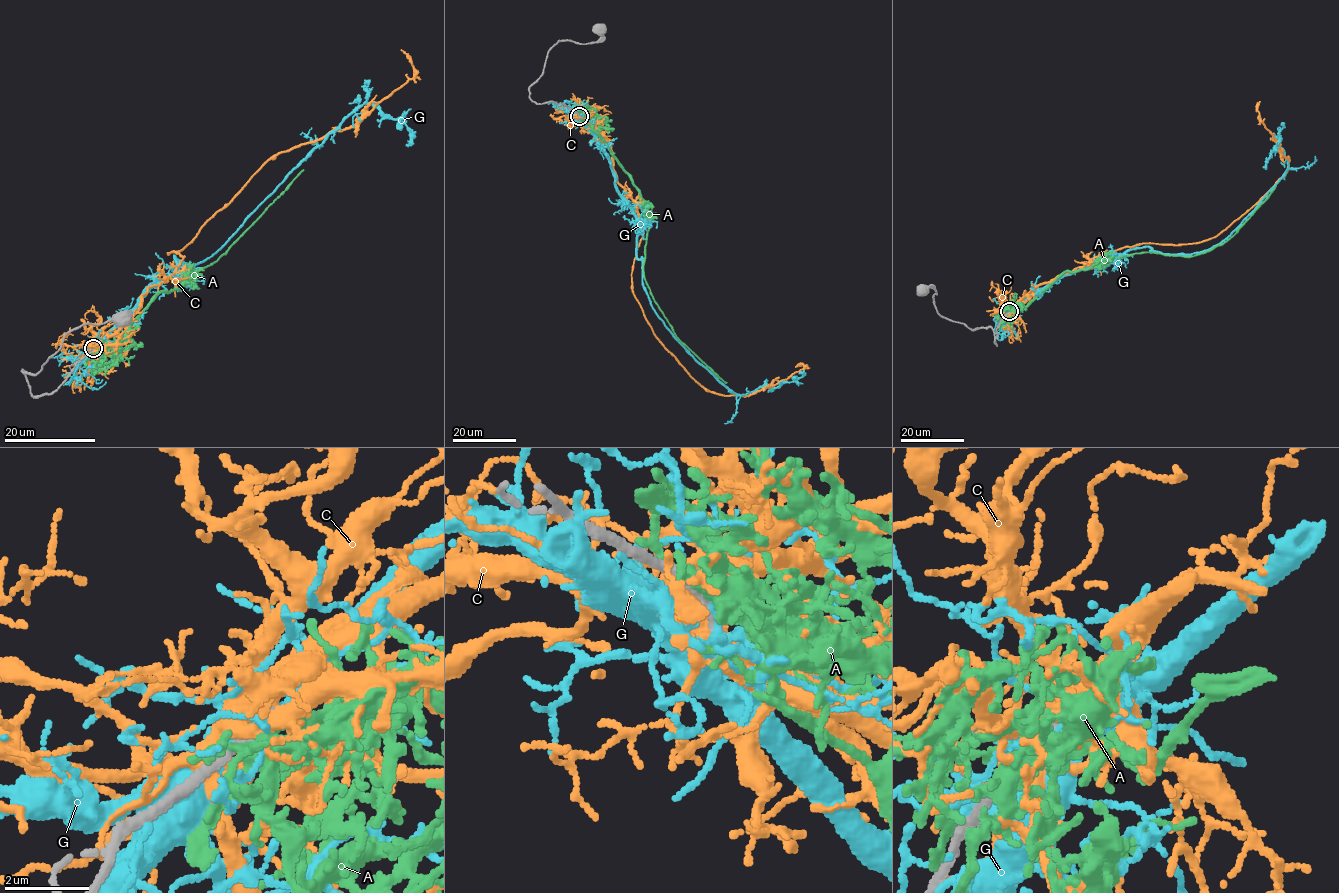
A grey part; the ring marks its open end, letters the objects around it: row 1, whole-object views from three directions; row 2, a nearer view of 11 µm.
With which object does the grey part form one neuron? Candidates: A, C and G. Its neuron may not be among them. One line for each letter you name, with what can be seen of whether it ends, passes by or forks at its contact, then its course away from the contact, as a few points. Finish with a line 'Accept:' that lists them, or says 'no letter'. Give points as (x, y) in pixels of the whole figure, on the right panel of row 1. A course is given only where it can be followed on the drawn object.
C: It forks there. Its course: (1007, 312), (1034, 287), (1111, 252), (1197, 243), (1237, 220), (1288, 170), (1260, 120), (1260, 101)
Accept: C

